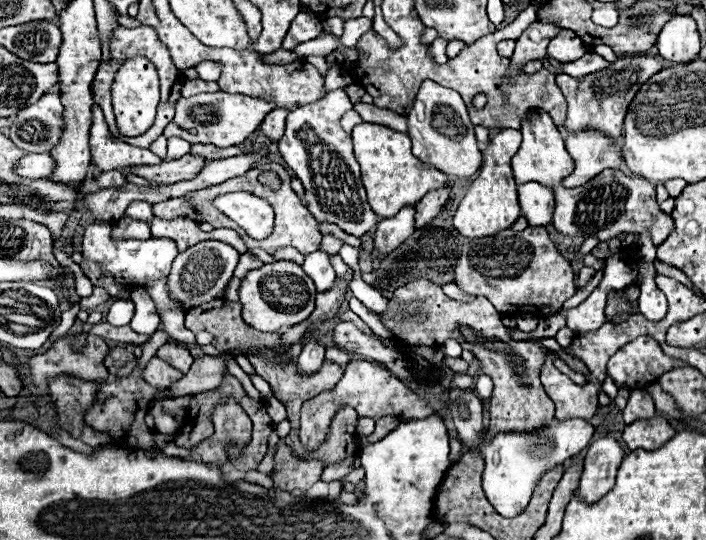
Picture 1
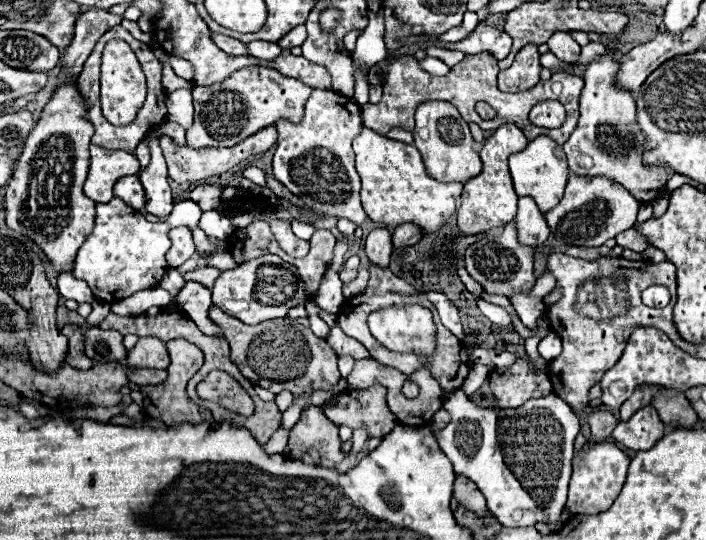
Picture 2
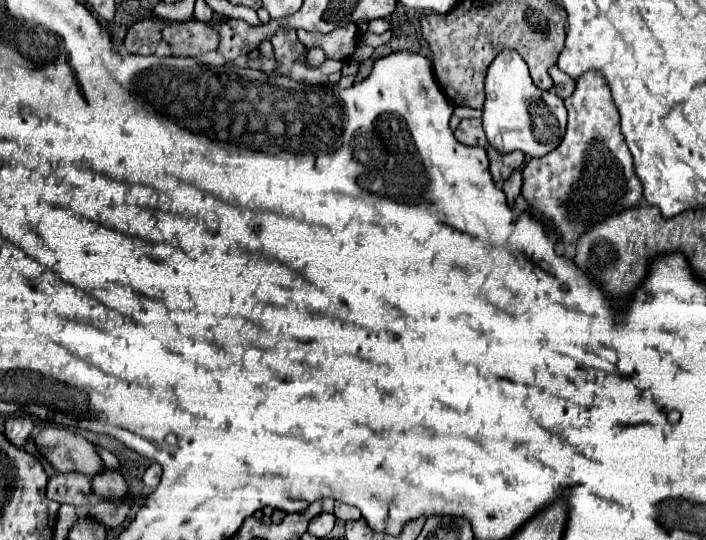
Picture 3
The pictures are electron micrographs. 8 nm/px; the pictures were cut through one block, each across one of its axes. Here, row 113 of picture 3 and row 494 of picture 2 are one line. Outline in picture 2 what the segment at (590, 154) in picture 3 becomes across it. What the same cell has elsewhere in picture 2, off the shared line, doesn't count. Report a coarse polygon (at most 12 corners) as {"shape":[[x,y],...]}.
{"shape":[[614,444],[574,456],[566,508],[606,512],[630,458]]}

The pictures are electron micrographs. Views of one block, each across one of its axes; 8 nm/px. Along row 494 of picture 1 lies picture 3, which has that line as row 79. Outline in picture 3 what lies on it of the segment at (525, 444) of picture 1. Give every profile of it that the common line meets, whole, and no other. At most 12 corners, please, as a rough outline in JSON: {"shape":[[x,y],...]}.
{"shape":[[514,50],[488,68],[482,120],[498,152],[552,152],[564,102]]}

